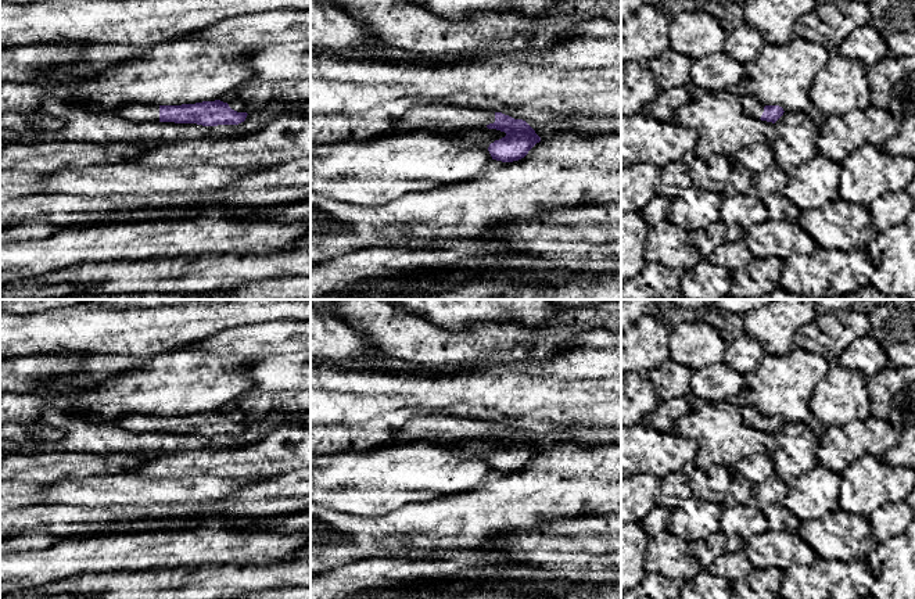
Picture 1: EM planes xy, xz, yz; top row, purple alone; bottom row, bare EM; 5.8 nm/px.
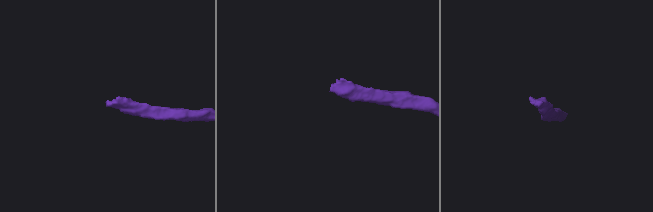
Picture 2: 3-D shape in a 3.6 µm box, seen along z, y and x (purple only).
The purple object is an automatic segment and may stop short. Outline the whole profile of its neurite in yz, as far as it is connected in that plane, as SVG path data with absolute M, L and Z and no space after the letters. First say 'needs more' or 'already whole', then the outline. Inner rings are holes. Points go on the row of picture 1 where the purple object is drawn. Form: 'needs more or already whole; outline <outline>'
needs more; outline M749 93L740 96L739 100L744 112L756 119L775 123L785 112L779 105L764 105Z

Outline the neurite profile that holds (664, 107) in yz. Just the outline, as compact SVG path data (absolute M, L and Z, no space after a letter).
M686 87L660 92L653 101L643 107L642 112L663 122L674 122L677 111L686 104L689 98L690 94Z

